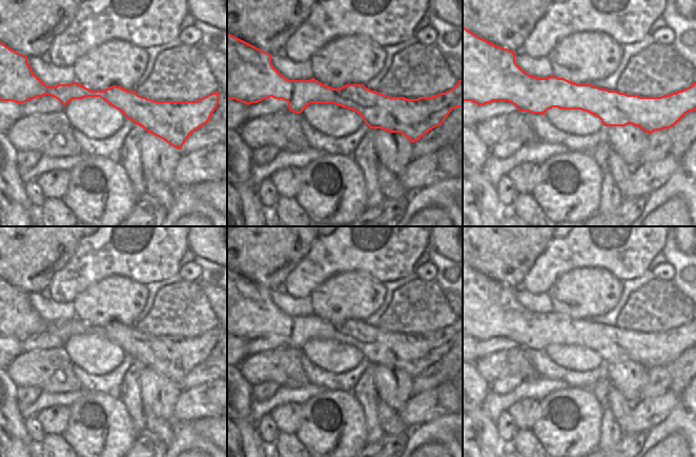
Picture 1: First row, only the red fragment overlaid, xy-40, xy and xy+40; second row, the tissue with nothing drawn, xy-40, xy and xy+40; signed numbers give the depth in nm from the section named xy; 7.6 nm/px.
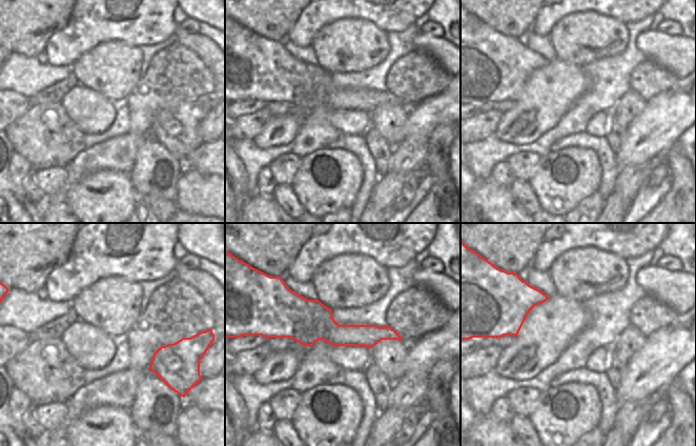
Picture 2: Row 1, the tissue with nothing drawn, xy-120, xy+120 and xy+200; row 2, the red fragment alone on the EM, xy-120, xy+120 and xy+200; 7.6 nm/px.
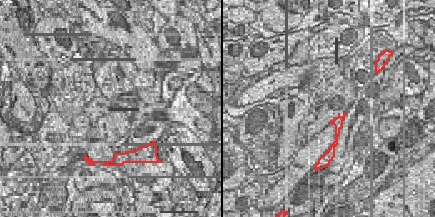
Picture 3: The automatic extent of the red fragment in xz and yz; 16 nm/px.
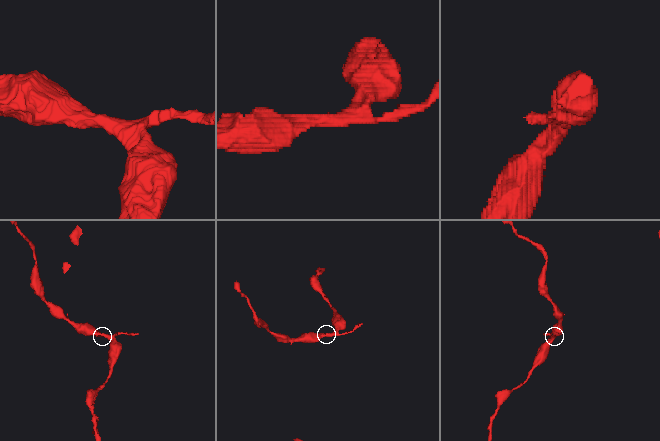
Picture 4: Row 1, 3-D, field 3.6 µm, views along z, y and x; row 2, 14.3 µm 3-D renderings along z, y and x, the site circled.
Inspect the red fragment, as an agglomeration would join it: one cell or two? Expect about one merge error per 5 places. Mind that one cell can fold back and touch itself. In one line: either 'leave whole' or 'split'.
leave whole

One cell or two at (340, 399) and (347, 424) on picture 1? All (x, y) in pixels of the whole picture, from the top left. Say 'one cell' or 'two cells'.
one cell

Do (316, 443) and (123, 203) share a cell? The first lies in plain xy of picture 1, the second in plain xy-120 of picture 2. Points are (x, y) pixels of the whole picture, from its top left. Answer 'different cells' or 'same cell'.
same cell

